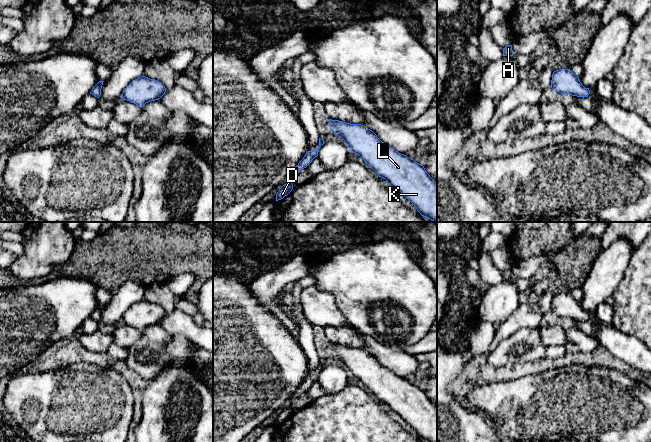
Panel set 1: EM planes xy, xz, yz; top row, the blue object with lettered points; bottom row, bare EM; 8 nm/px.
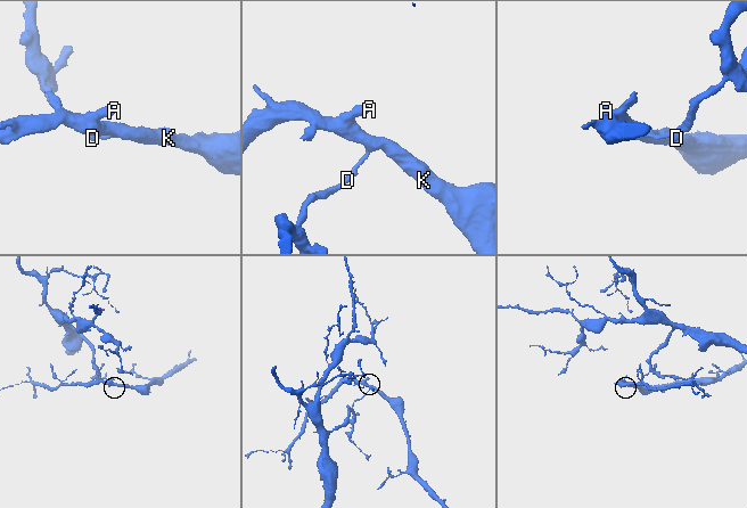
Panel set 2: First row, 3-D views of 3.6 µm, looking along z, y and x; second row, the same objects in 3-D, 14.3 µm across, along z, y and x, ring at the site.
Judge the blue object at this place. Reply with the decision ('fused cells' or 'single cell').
fused cells

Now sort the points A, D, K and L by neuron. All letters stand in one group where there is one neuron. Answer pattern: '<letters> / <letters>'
A K L / D

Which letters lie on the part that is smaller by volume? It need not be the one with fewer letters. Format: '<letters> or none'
A, K, L

